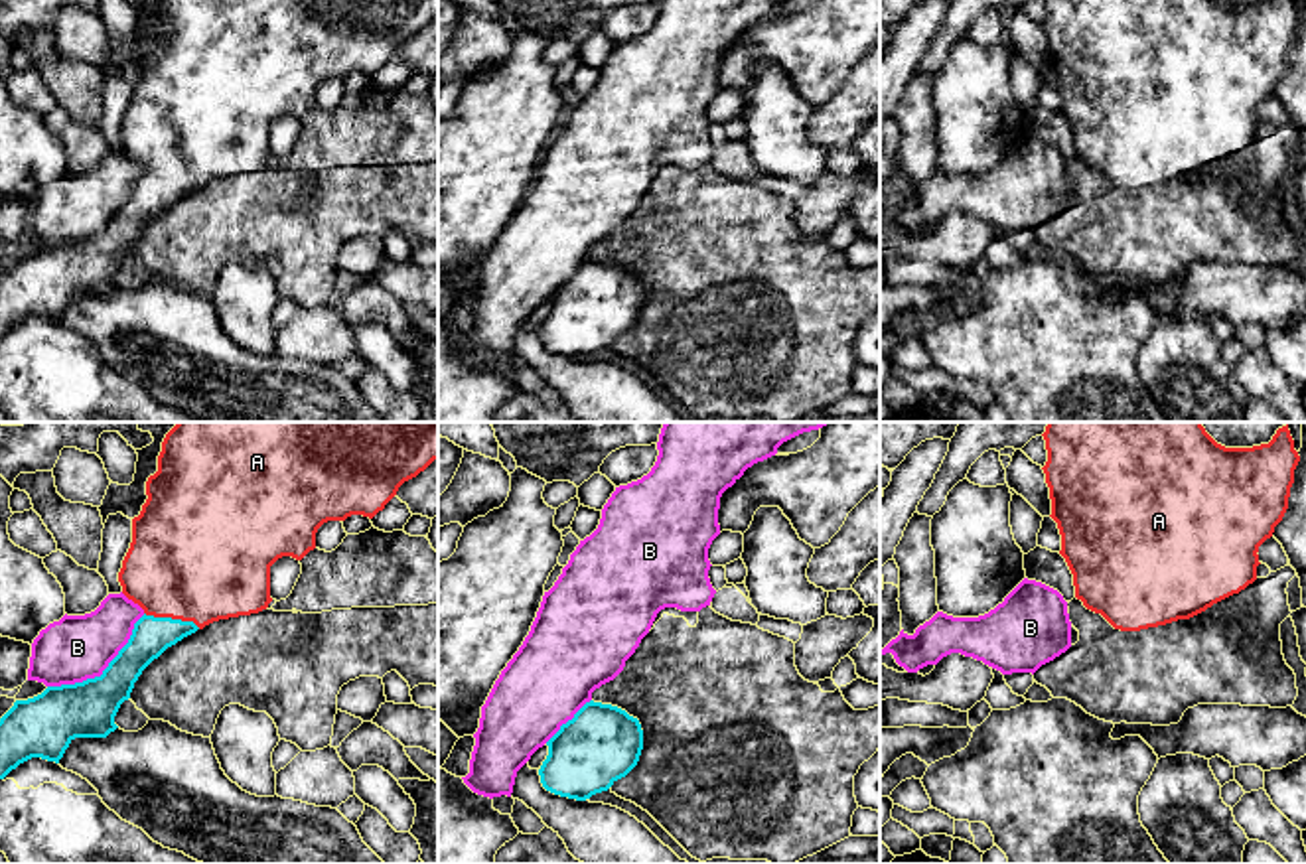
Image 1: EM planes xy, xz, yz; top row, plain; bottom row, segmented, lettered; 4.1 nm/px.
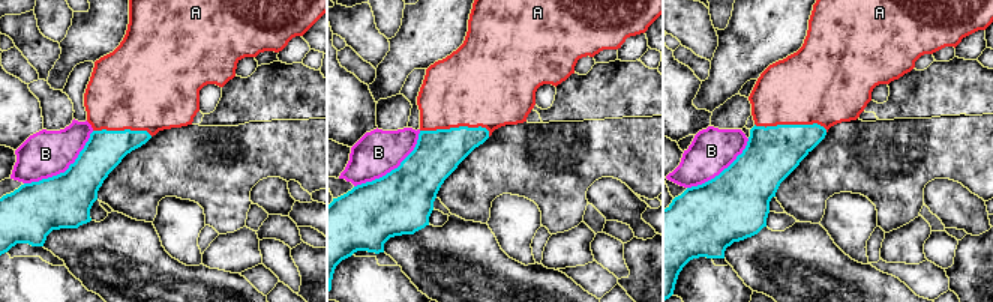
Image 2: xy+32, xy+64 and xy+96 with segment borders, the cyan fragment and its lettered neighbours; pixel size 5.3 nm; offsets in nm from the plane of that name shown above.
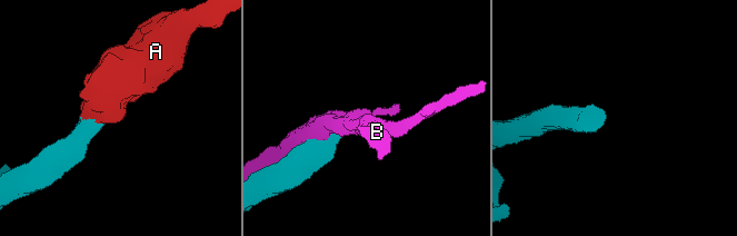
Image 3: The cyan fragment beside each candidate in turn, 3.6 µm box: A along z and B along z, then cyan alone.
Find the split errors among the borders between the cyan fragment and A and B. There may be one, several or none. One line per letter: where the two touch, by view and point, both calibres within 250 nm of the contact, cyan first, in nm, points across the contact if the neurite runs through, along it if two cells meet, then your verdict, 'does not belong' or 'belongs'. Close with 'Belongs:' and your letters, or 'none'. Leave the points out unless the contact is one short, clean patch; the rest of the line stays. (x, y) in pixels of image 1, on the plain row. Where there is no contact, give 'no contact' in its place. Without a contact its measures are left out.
A: meets cyan in xy at (170, 176); 160 nm thick on the cyan side, 480 nm on the other; belongs
B: meets cyan in xy at (103, 229); 220 nm thick on the cyan side, 260 nm on the other; does not belong
Belongs: A

